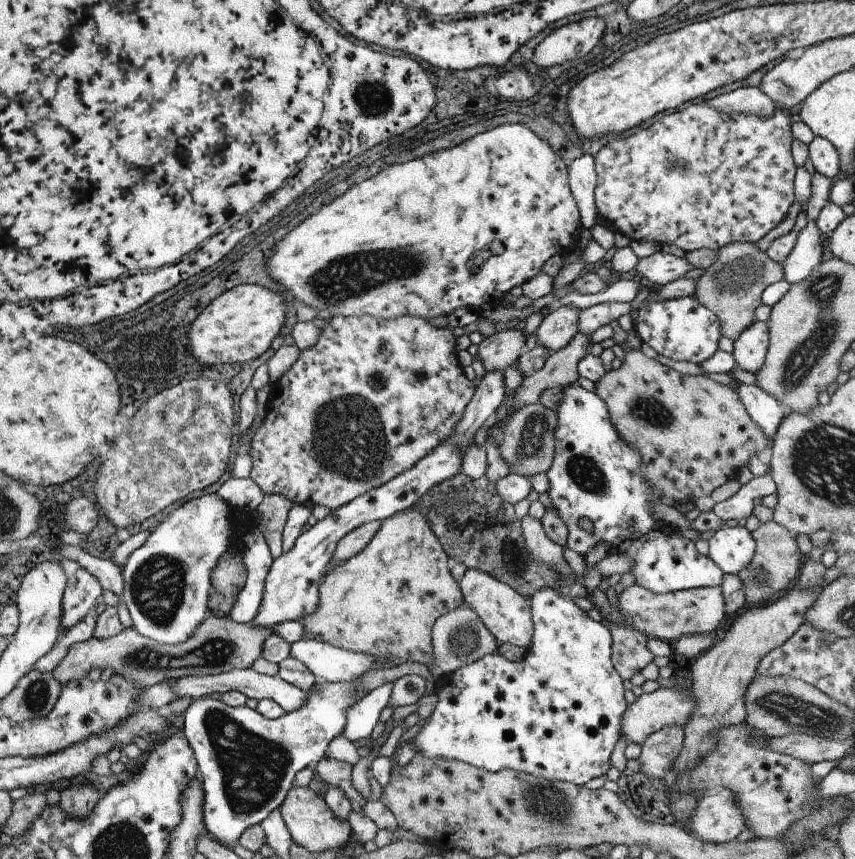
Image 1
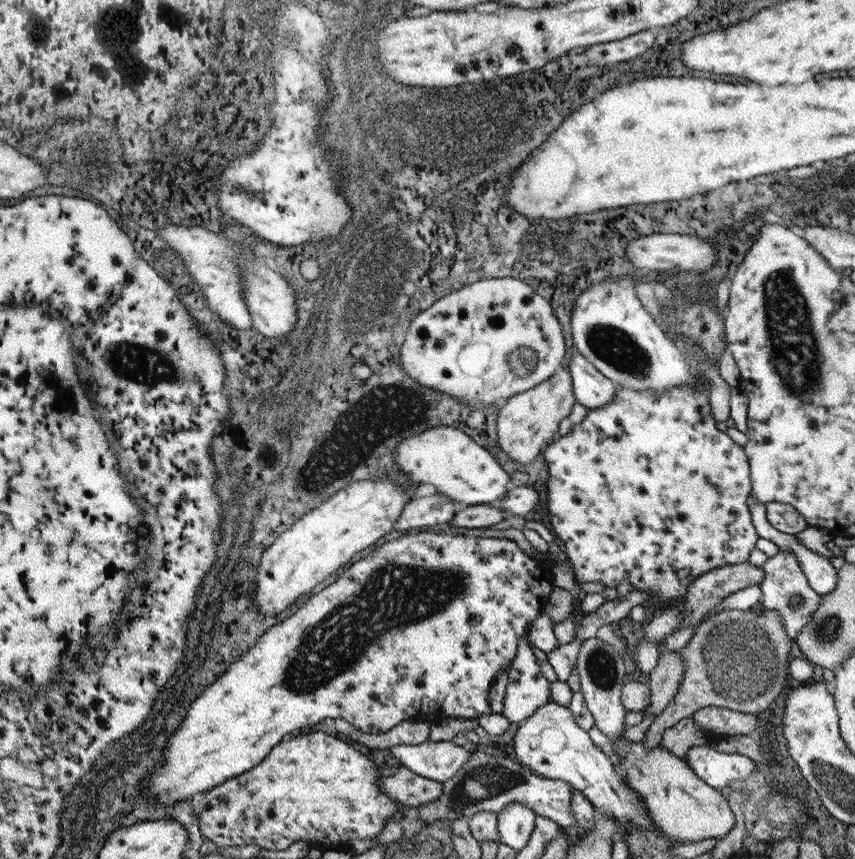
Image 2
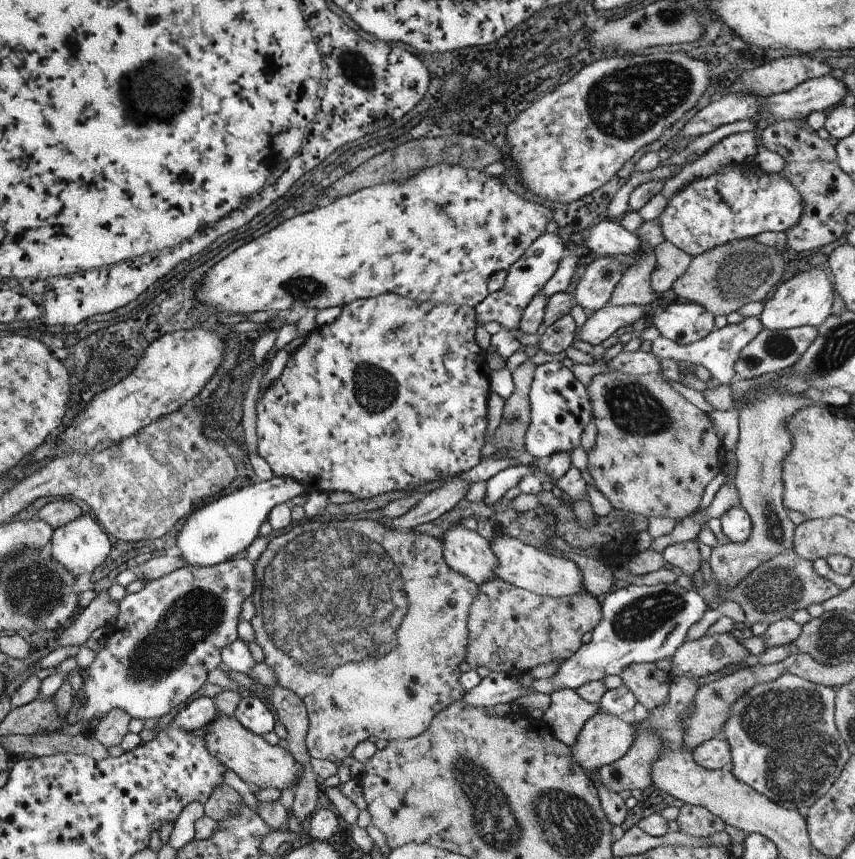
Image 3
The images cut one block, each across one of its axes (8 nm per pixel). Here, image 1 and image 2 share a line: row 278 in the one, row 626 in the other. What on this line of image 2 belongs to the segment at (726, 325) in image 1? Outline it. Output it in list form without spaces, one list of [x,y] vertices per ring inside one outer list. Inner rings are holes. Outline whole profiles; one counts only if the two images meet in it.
[[[717,610],[711,618],[703,620],[689,642],[681,648],[679,656],[685,664],[685,674],[681,676],[681,686],[677,688],[677,694],[673,700],[665,706],[665,710],[653,720],[649,726],[643,742],[651,750],[661,744],[661,736],[667,728],[675,726],[683,718],[691,718],[699,708],[705,706],[715,706],[715,708],[725,708],[741,714],[757,714],[769,708],[769,704],[777,698],[777,694],[785,688],[787,680],[787,670],[789,666],[785,664],[785,658],[789,656],[791,648],[791,638],[785,634],[785,628],[781,624],[781,618],[775,610],[765,610],[761,620],[755,620],[747,612],[735,612],[735,610]]]

